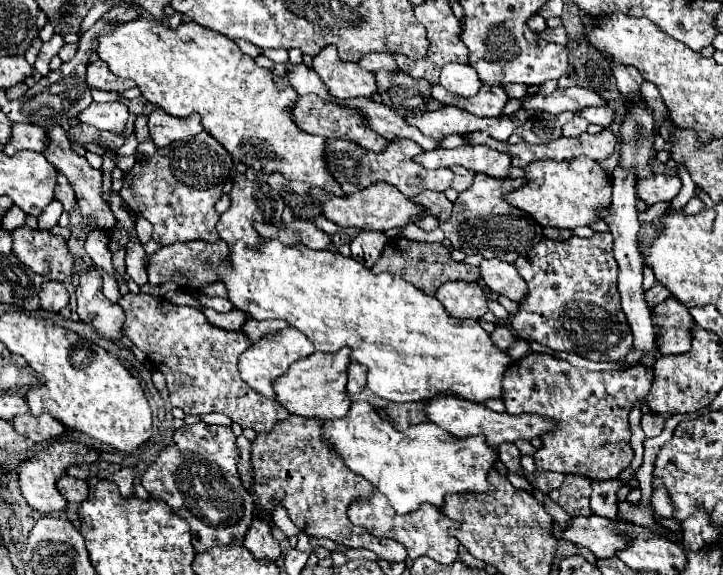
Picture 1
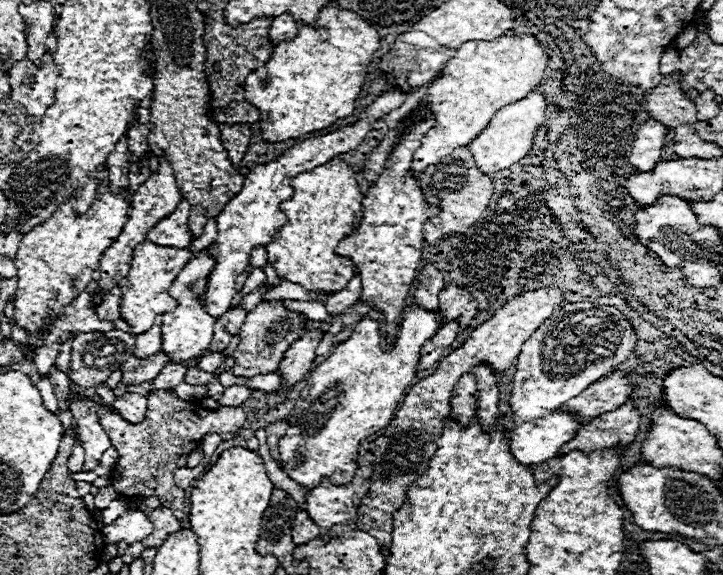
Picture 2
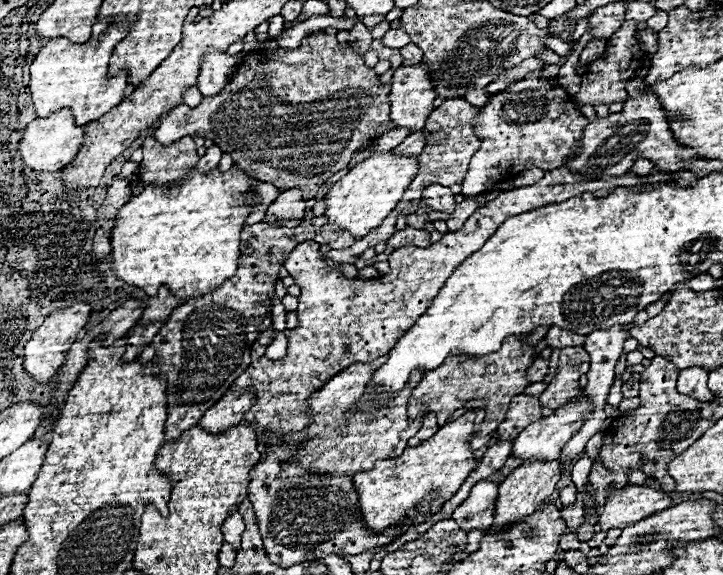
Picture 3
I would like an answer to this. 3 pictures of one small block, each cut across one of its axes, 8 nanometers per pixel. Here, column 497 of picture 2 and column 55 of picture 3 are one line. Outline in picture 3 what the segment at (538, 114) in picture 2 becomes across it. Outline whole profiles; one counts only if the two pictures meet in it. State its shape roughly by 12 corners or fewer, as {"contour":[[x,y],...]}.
{"contour":[[58,110],[26,126],[18,152],[30,170],[58,172],[82,128]]}

